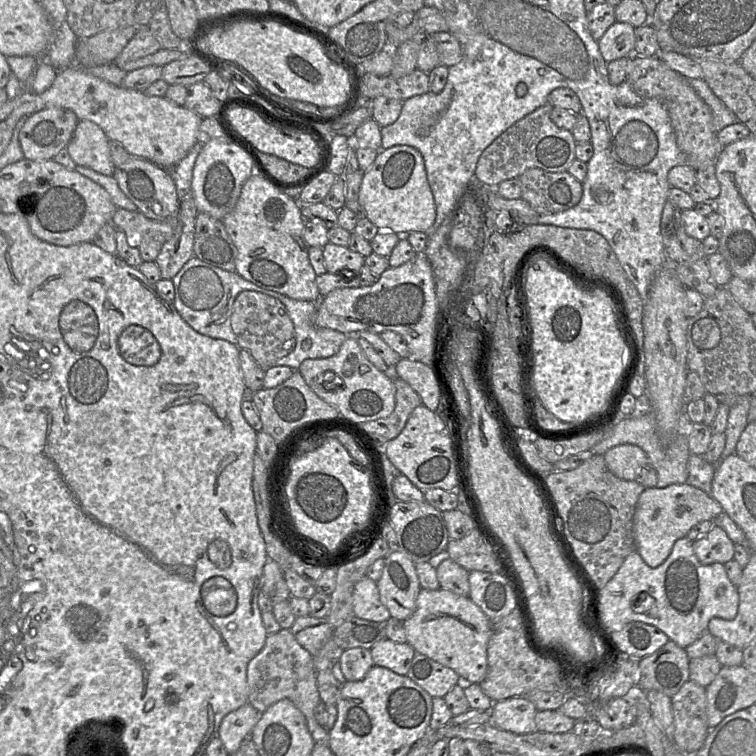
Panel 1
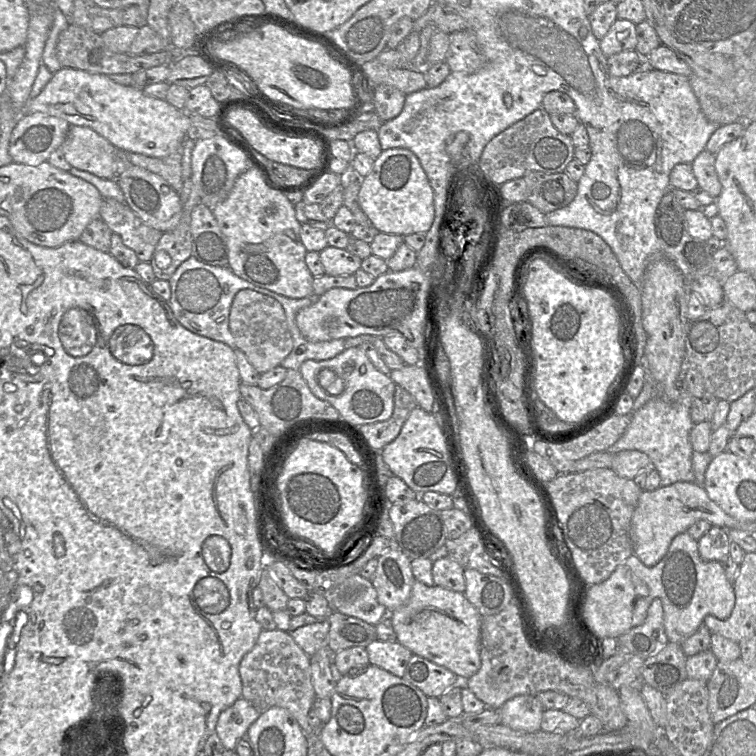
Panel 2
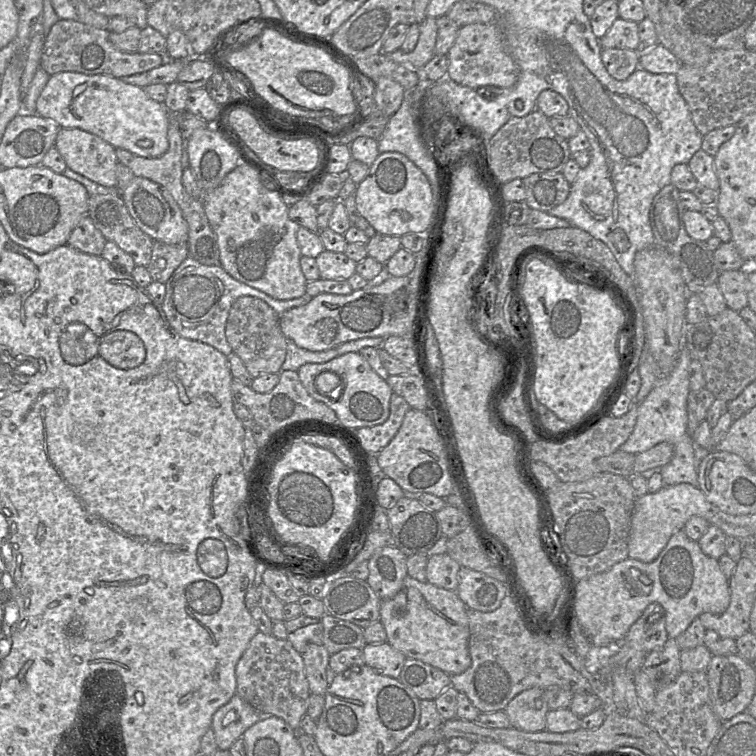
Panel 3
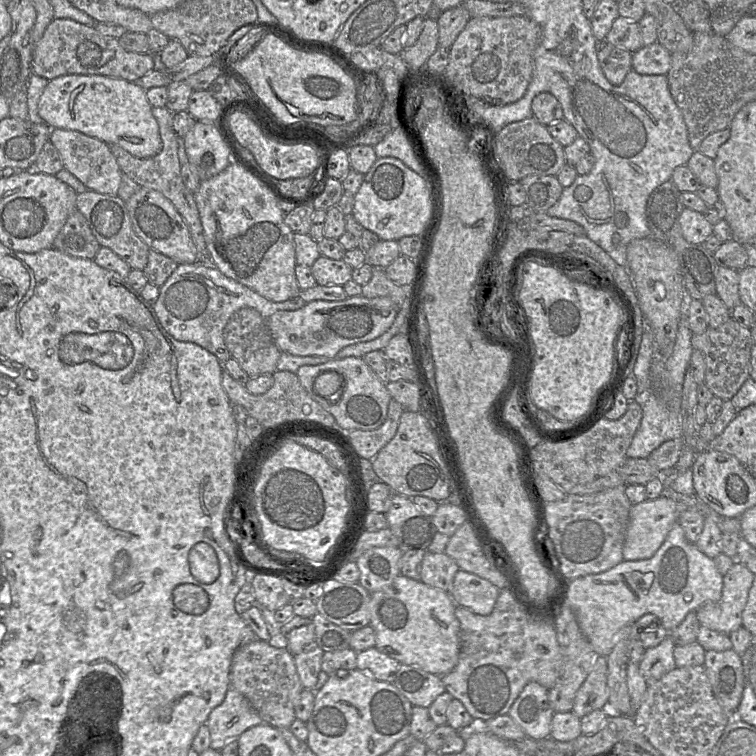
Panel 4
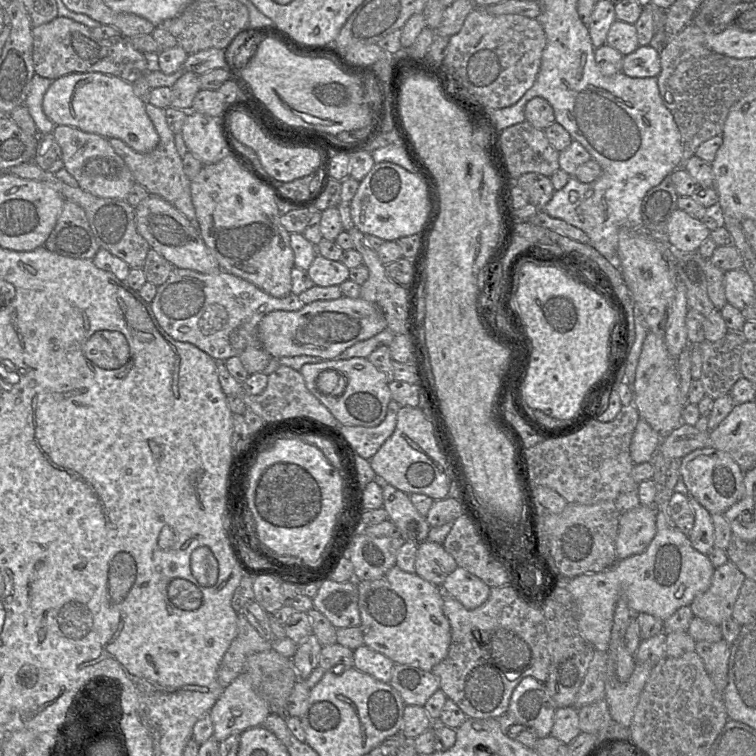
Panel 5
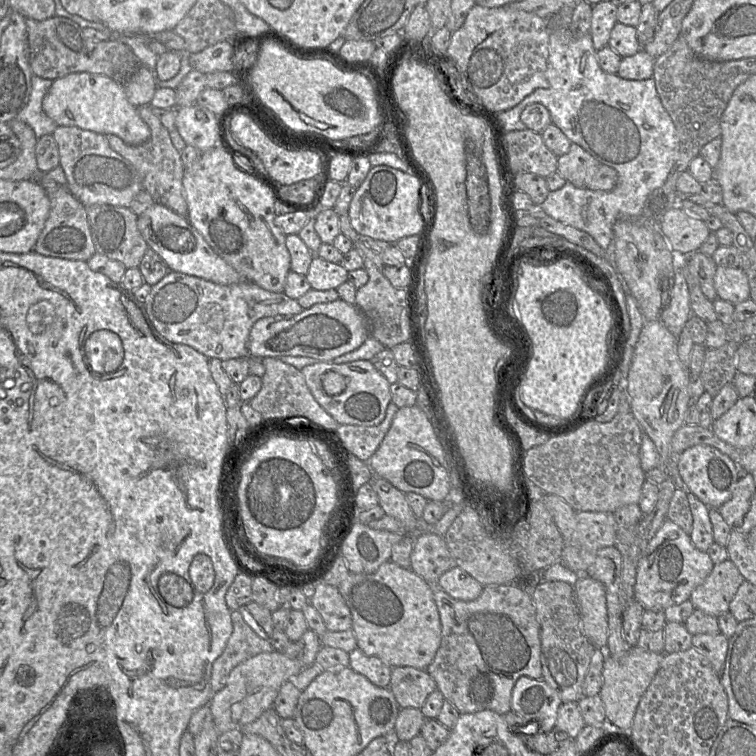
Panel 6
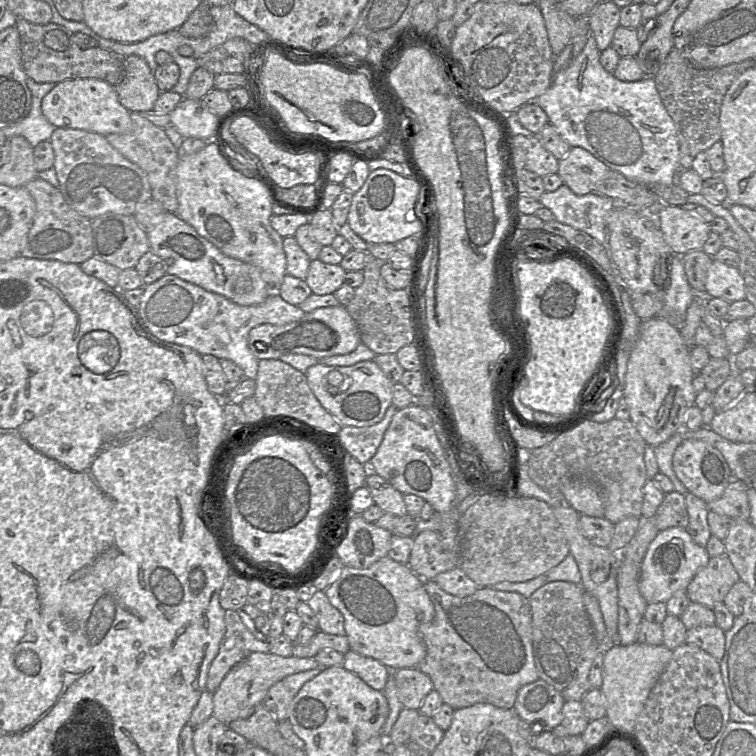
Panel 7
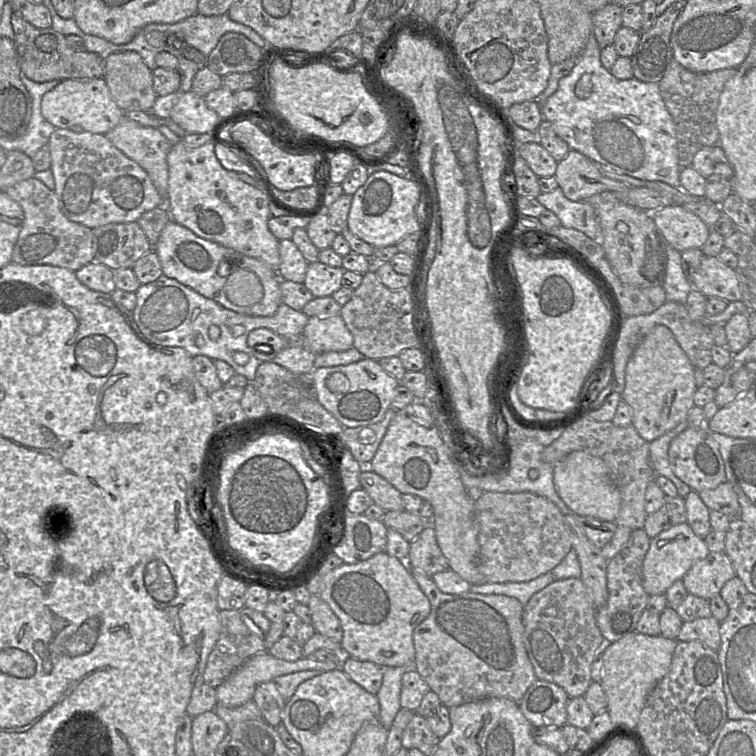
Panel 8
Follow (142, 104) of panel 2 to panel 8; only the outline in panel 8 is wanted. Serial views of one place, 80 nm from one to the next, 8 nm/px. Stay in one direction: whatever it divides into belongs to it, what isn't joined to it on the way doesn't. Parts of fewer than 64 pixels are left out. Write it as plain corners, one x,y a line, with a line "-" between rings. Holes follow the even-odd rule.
104,78
67,79
59,82
43,96
41,112
56,128
102,135
114,129
124,117
124,111
112,99

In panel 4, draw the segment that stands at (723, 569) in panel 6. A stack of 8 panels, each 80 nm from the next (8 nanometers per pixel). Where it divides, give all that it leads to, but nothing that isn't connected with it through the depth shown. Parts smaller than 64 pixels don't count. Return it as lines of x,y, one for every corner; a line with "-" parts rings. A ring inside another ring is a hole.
734,562
723,575
722,595
717,602
705,602
696,610
702,626
729,636
742,626
742,613
754,574
742,563

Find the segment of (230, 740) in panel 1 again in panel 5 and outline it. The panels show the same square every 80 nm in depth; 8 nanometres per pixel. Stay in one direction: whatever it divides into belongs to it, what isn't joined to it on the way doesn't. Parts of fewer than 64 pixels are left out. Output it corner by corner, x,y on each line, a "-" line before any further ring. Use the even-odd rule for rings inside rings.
242,672
224,688
209,712
213,737
221,742
232,734
262,726
269,714
267,702
254,690
249,675

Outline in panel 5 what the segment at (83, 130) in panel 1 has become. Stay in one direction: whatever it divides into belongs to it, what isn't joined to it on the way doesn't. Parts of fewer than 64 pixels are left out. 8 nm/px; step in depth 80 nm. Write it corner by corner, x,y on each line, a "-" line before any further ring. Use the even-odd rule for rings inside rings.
56,126
52,134
61,148
64,168
76,179
79,188
96,197
127,201
136,181
108,139
70,126

